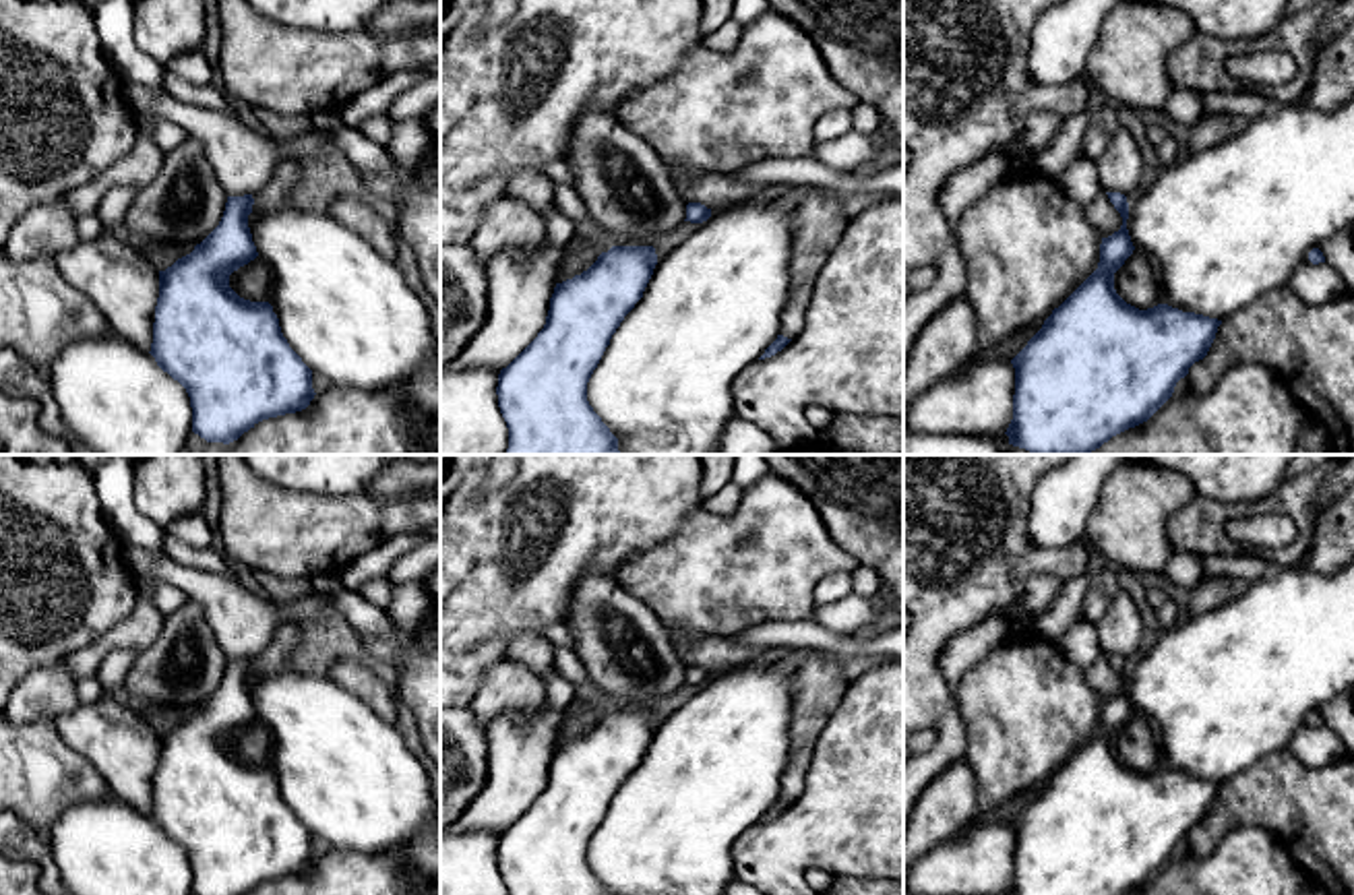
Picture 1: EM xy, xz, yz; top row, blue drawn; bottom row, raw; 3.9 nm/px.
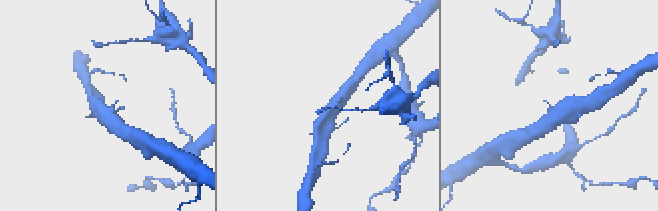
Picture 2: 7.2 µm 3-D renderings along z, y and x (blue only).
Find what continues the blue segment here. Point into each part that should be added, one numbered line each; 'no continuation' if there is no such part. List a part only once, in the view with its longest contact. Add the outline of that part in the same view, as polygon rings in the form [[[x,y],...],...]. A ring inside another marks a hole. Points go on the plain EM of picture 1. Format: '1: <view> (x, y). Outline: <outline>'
no continuation

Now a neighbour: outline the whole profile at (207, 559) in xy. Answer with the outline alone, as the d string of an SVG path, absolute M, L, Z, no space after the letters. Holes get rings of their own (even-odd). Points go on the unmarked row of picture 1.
M163 529L159 548L161 554L165 554L170 560L182 564L182 566L190 566L190 568L201 568L201 570L209 570L215 575L223 575L232 581L238 583L234 570L232 570L232 562L225 558L225 554L215 552L211 546L209 548L192 548L180 539L176 539L174 535L170 535Z

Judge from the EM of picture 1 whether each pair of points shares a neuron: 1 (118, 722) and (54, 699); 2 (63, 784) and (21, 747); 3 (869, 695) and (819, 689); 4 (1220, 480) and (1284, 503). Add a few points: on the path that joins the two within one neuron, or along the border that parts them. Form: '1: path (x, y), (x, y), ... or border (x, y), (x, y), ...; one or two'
1: border (79, 703), (54, 724); two
2: path (52, 776), (32, 757); one
3: border (850, 683), (819, 734); two
4: border (1284, 478), (1255, 501), (1218, 505); two

